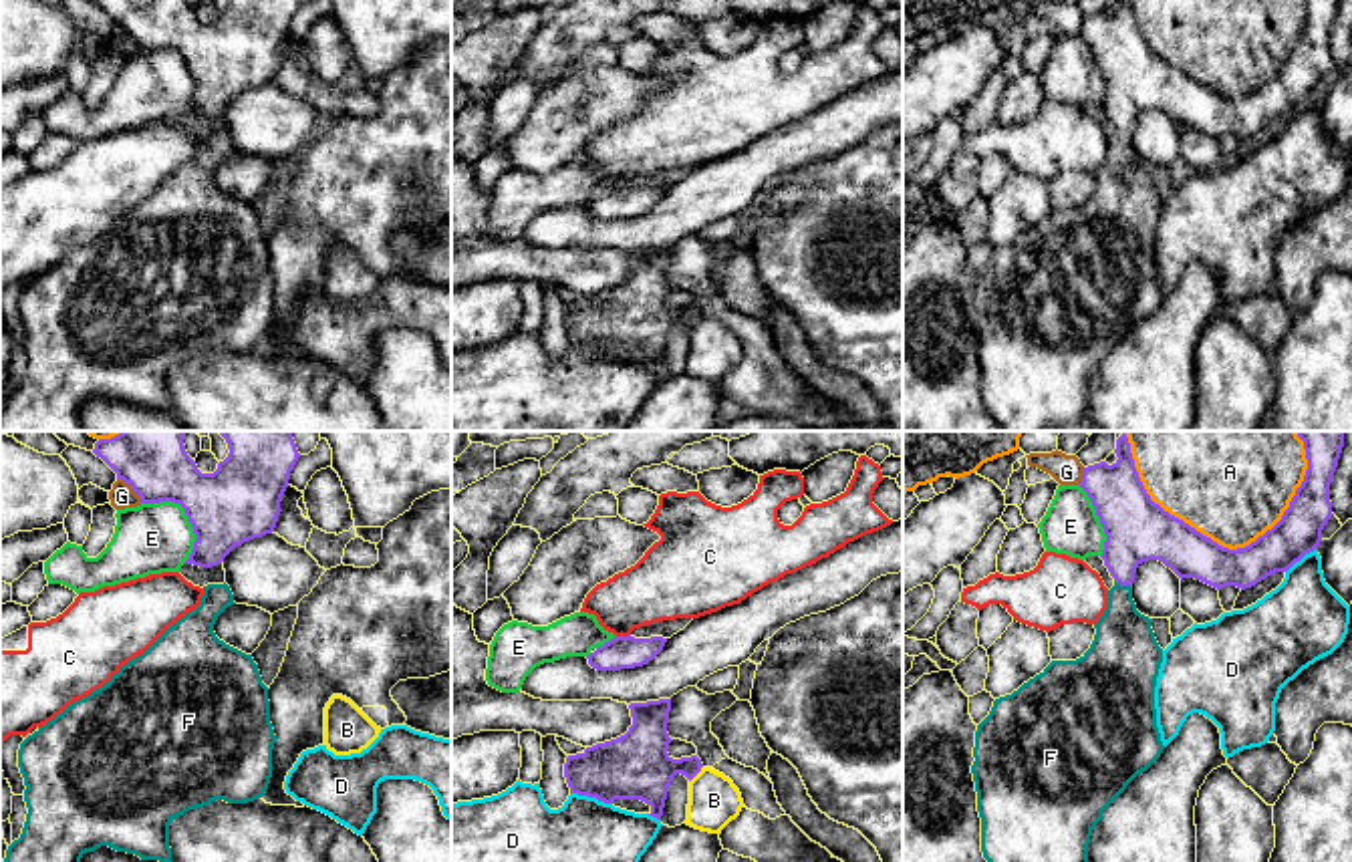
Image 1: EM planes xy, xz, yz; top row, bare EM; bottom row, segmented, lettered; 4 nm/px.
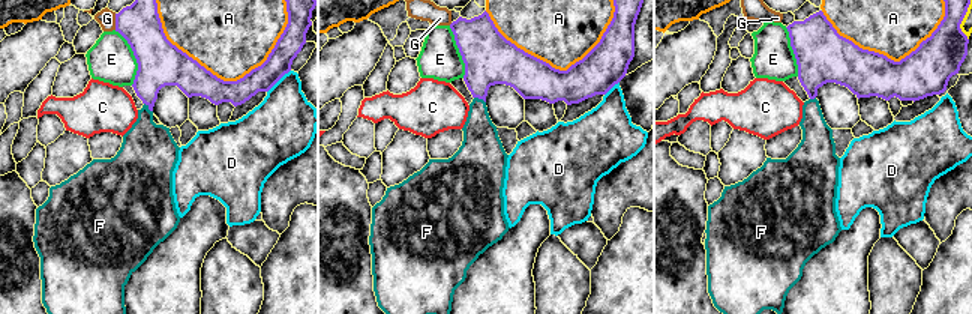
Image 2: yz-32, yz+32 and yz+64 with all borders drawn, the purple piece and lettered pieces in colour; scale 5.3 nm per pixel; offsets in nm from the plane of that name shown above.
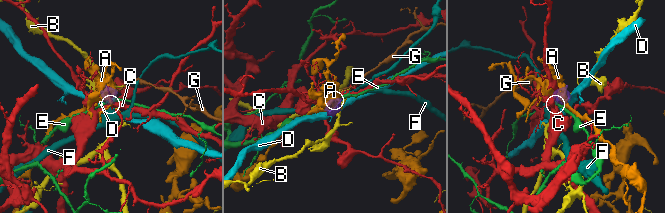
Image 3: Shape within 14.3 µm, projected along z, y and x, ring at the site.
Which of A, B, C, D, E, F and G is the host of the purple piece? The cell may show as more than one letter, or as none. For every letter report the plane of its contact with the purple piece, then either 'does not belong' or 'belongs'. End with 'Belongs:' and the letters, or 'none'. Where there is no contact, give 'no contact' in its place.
A: meets purple in yz; does not belong
B: meets purple in xz; does not belong
C: meets purple in xz; does not belong
D: meets purple in xz; does not belong
E: meets purple in xy; does not belong
F: meets purple in yz; belongs
G: meets purple in xy; does not belong
Belongs: F

